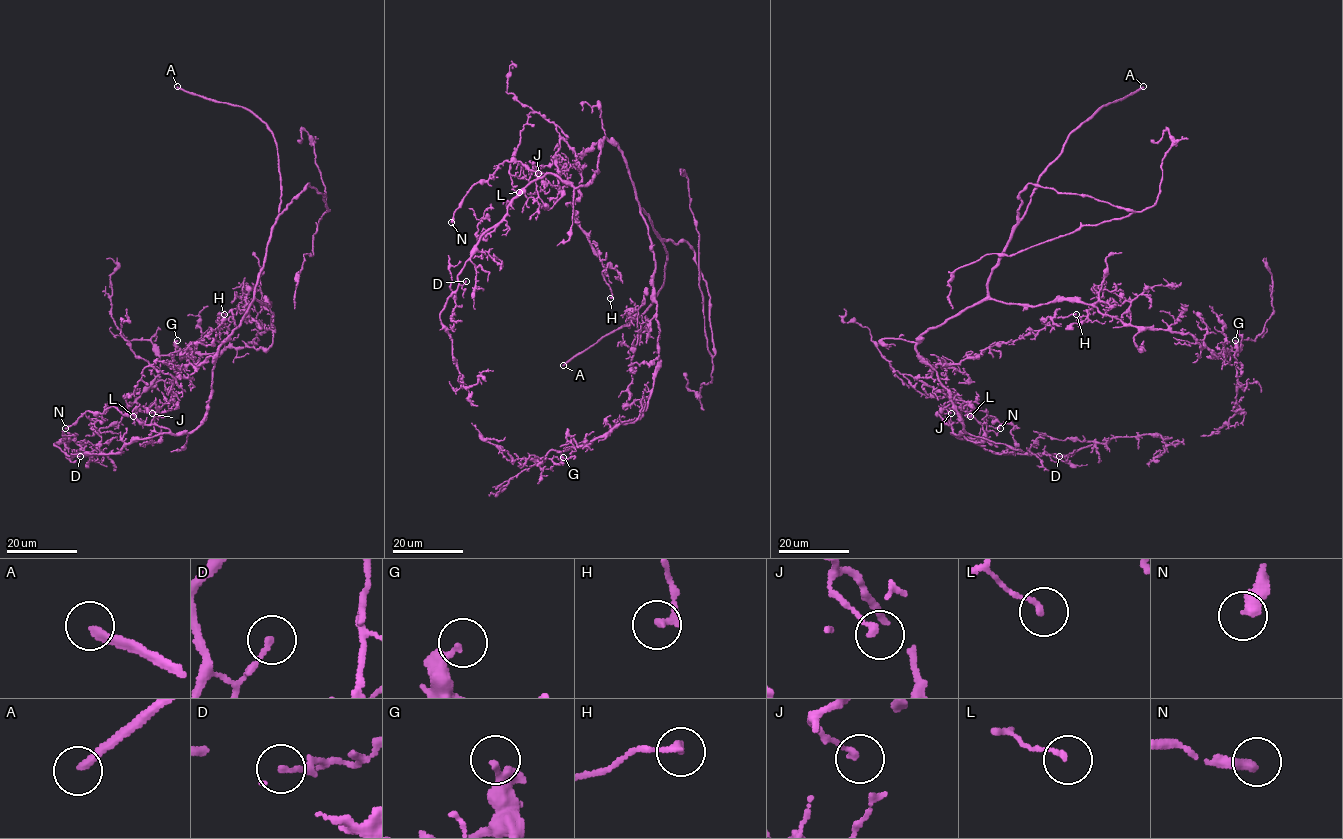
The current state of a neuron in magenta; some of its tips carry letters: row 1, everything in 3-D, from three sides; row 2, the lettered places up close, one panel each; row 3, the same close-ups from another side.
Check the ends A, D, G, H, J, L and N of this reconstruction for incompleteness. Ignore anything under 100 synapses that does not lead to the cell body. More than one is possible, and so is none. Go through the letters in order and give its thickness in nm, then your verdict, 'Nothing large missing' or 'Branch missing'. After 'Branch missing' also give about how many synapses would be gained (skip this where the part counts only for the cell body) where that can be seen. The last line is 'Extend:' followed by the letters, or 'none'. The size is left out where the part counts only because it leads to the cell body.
A: Thickness 260 nm. Branch missing
D: Thickness 100 nm. Nothing large missing
G: Thickness 280 nm. Nothing large missing
H: Thickness 220 nm. Nothing large missing
J: Thickness 200 nm. Nothing large missing
L: Thickness 160 nm. Nothing large missing
N: Thickness 360 nm. Nothing large missing
Extend: A

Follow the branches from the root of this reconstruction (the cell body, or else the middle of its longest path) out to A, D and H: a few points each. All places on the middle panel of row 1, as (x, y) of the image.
A: (633, 183), (639, 208), (649, 216), (667, 254), (664, 283), (655, 299), (640, 315), (605, 335), (563, 365)
D: (633, 183), (622, 152), (605, 138), (585, 185), (545, 174), (512, 200), (457, 277), (461, 285), (466, 281)
H: (633, 183), (622, 152), (607, 138), (578, 157), (575, 221), (605, 268), (610, 298)

